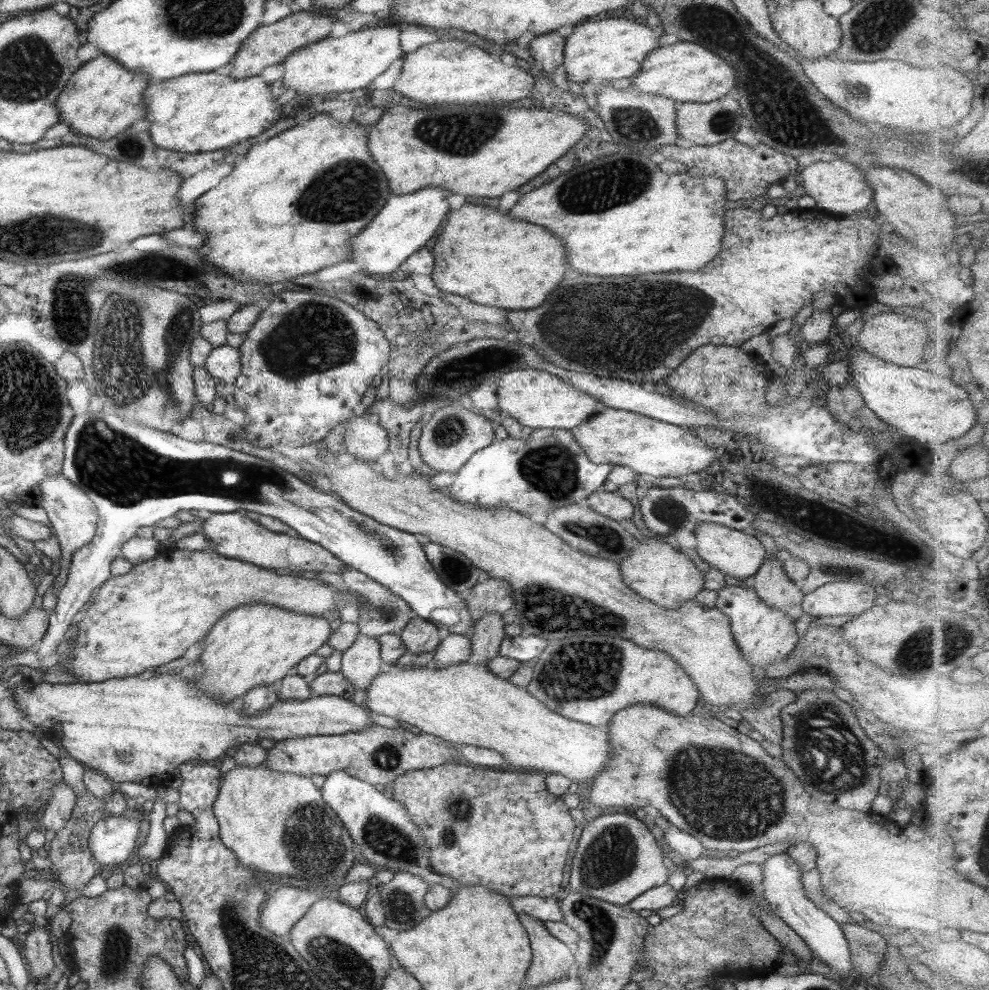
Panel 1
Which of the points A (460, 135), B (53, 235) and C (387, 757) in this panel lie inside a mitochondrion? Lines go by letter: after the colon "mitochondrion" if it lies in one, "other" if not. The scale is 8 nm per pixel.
A: mitochondrion
B: mitochondrion
C: mitochondrion

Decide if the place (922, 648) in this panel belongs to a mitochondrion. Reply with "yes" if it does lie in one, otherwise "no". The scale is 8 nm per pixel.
yes

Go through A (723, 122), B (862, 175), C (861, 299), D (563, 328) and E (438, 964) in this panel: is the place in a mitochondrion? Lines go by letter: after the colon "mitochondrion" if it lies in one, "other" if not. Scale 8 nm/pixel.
A: mitochondrion
B: other
C: other
D: mitochondrion
E: other

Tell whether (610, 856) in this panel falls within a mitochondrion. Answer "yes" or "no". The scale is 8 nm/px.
yes

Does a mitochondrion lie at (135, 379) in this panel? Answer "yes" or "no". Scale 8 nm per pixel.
yes

